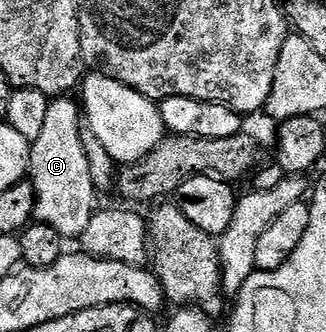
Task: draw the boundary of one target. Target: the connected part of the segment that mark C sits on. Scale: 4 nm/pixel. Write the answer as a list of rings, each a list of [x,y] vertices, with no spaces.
[[[60,96],[55,100],[49,101],[46,120],[42,127],[42,133],[38,140],[32,142],[32,164],[30,167],[30,181],[35,198],[35,221],[46,224],[59,232],[61,238],[65,240],[79,239],[80,234],[90,224],[92,215],[98,209],[96,197],[98,191],[94,180],[90,176],[90,166],[86,160],[84,145],[80,140],[80,131],[82,129],[82,110],[79,105],[71,102],[71,97]]]

